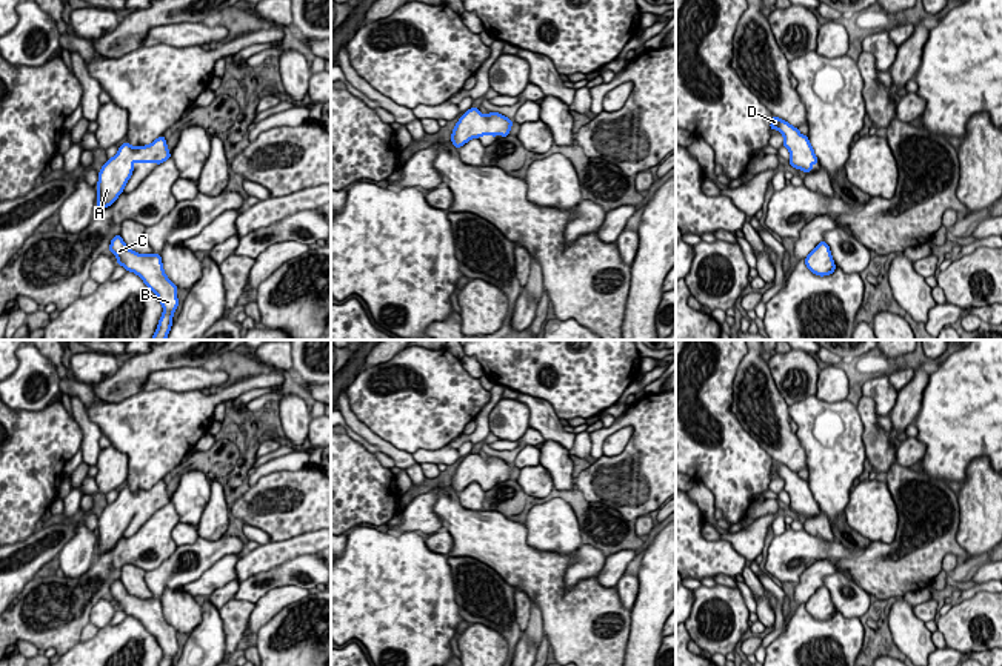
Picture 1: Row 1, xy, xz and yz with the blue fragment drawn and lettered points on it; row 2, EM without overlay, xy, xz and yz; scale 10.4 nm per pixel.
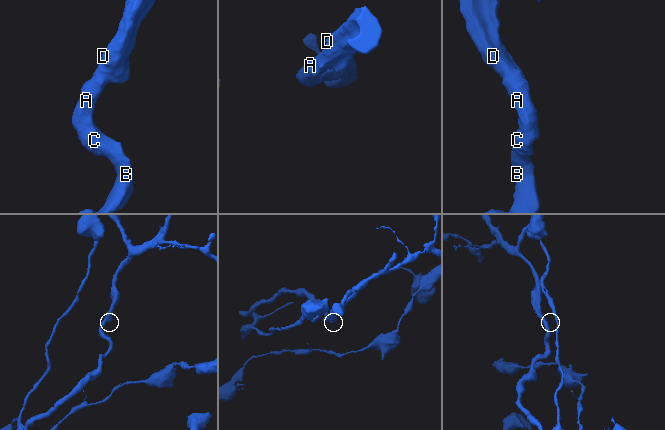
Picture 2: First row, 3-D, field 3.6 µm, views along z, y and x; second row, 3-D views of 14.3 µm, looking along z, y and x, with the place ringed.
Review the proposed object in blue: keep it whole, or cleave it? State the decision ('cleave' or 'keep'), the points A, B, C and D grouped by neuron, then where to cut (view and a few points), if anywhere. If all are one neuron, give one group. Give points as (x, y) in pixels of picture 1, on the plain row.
keep; A B C D; no cut

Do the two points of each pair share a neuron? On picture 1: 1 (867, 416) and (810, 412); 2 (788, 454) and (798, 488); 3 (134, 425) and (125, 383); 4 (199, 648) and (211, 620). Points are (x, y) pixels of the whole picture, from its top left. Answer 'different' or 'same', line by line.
1: different
2: different
3: different
4: same

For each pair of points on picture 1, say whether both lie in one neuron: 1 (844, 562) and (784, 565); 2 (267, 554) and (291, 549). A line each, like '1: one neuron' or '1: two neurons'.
1: one neuron
2: one neuron

